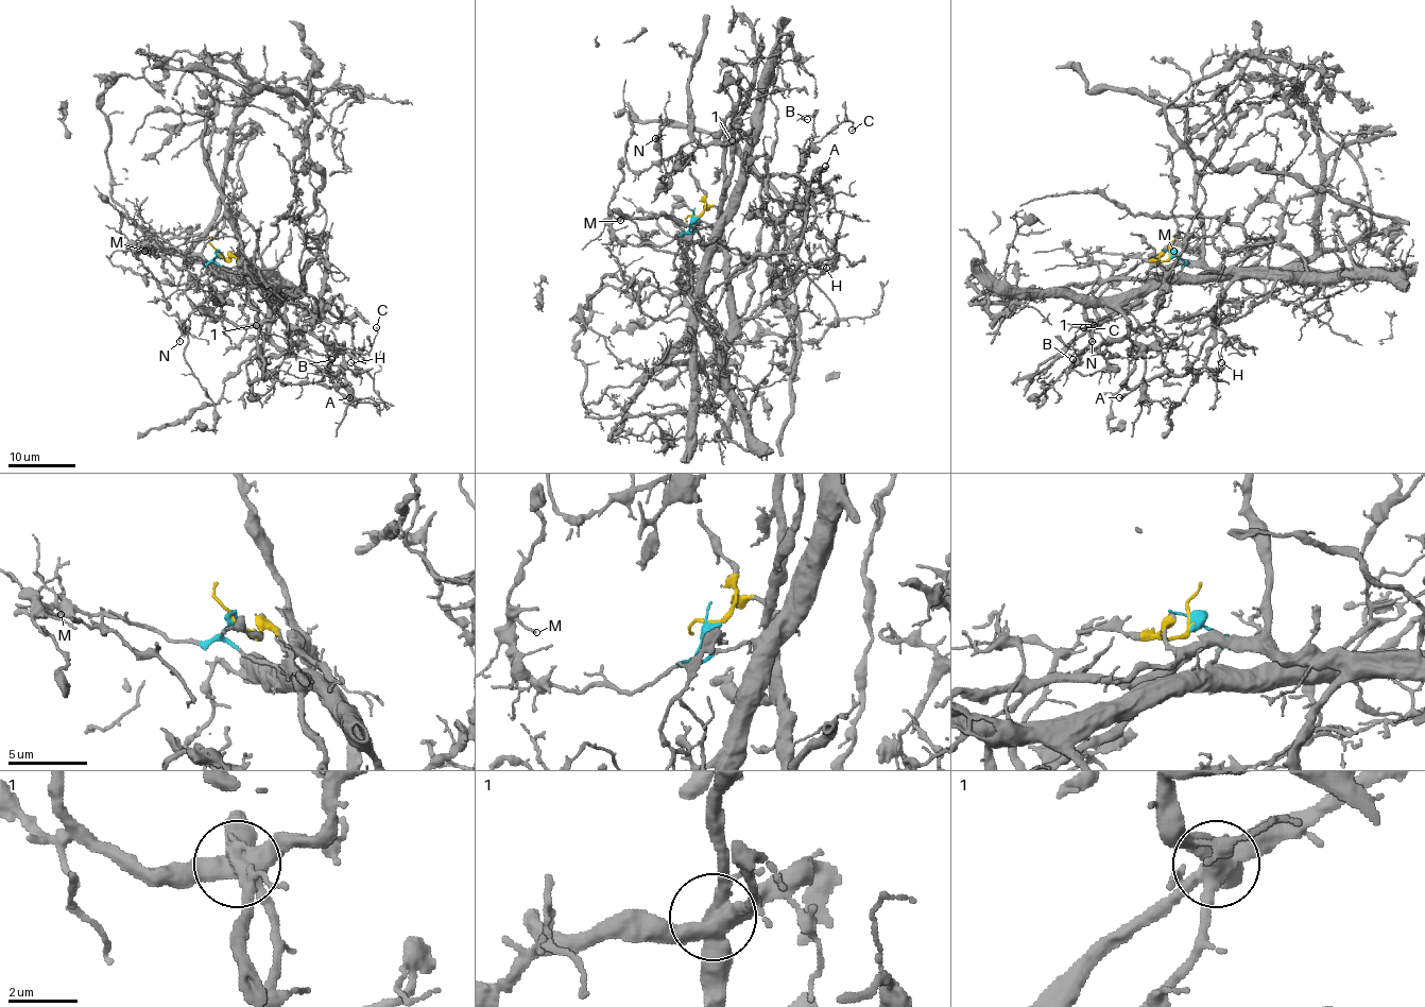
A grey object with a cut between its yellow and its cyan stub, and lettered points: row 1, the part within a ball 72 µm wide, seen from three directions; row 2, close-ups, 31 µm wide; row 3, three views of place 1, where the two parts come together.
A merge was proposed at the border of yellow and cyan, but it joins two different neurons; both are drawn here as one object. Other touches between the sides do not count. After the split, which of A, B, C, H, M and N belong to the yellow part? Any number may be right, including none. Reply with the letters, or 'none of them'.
A

